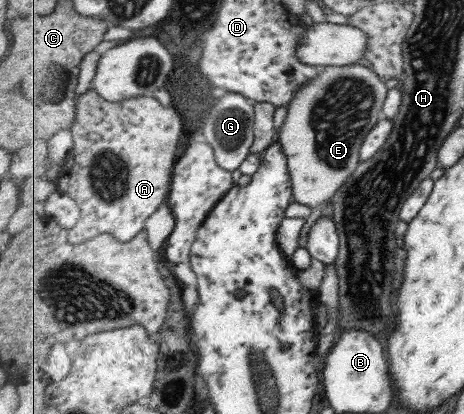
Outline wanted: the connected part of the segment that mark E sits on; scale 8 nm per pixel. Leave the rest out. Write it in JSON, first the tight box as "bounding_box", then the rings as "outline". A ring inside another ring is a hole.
{"bounding_box":[277,64,389,209],"outline":[[[349,64],[323,66],[318,78],[295,94],[277,137],[287,155],[295,201],[317,209],[342,190],[360,164],[360,150],[367,134],[379,121],[387,119],[383,106],[389,91],[373,69]]]}

